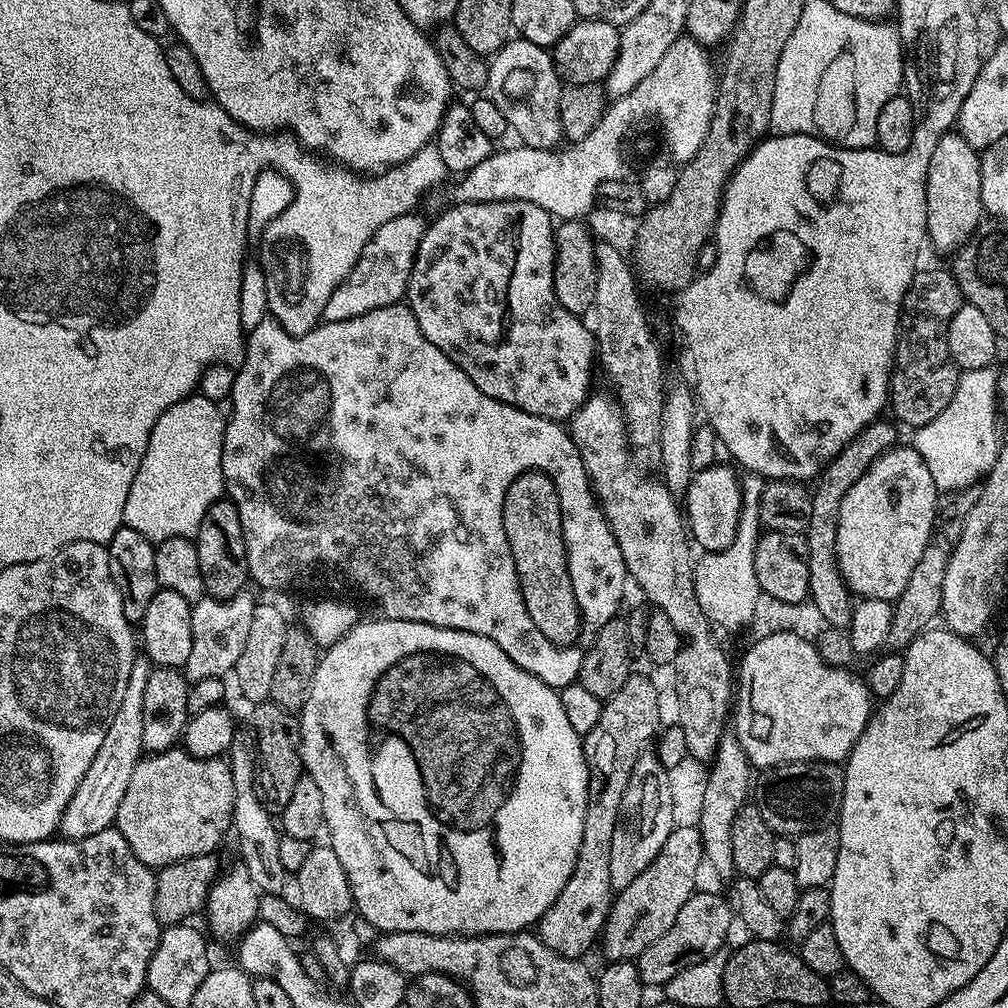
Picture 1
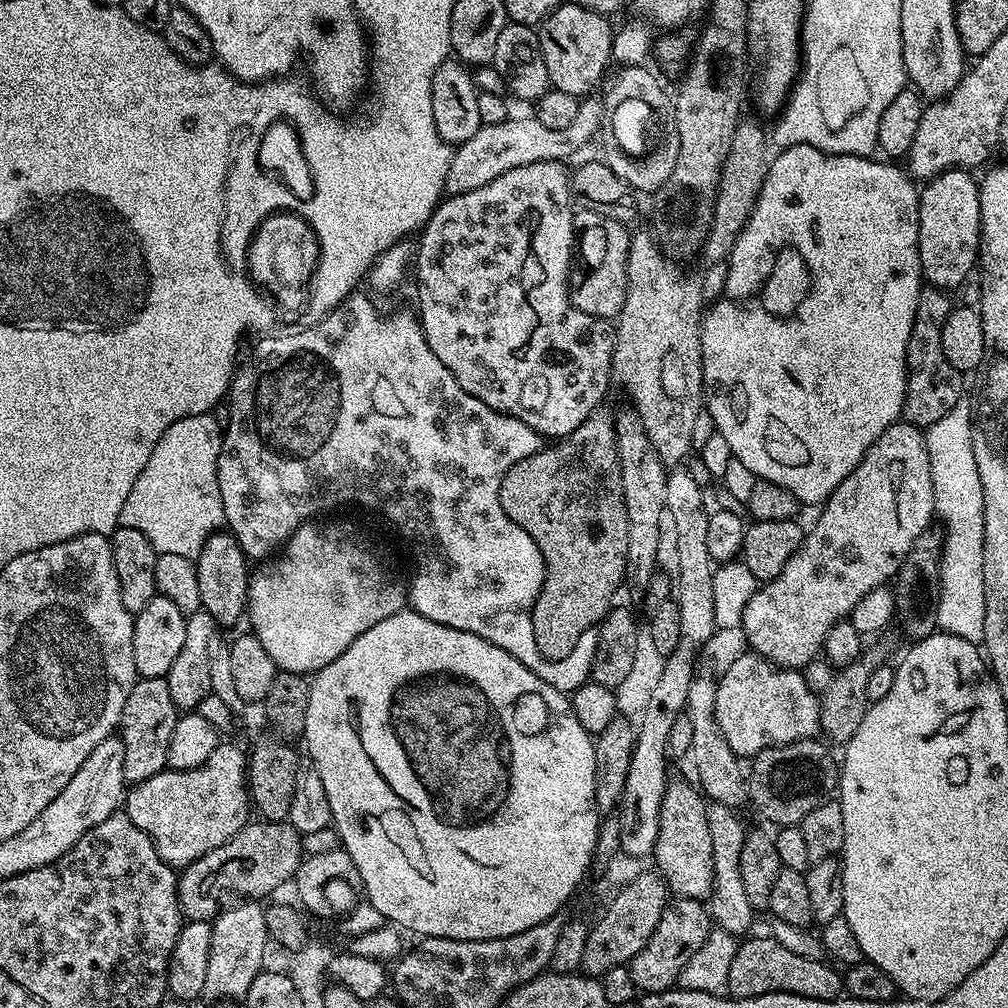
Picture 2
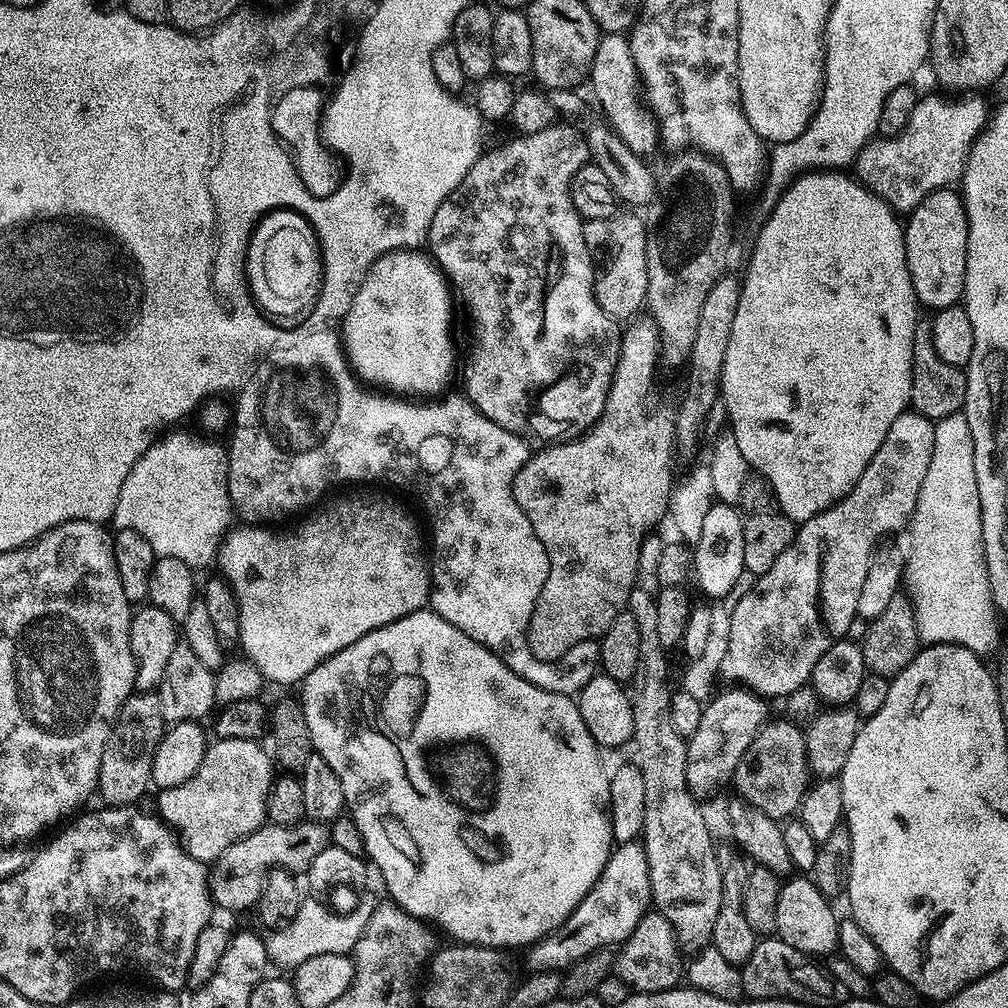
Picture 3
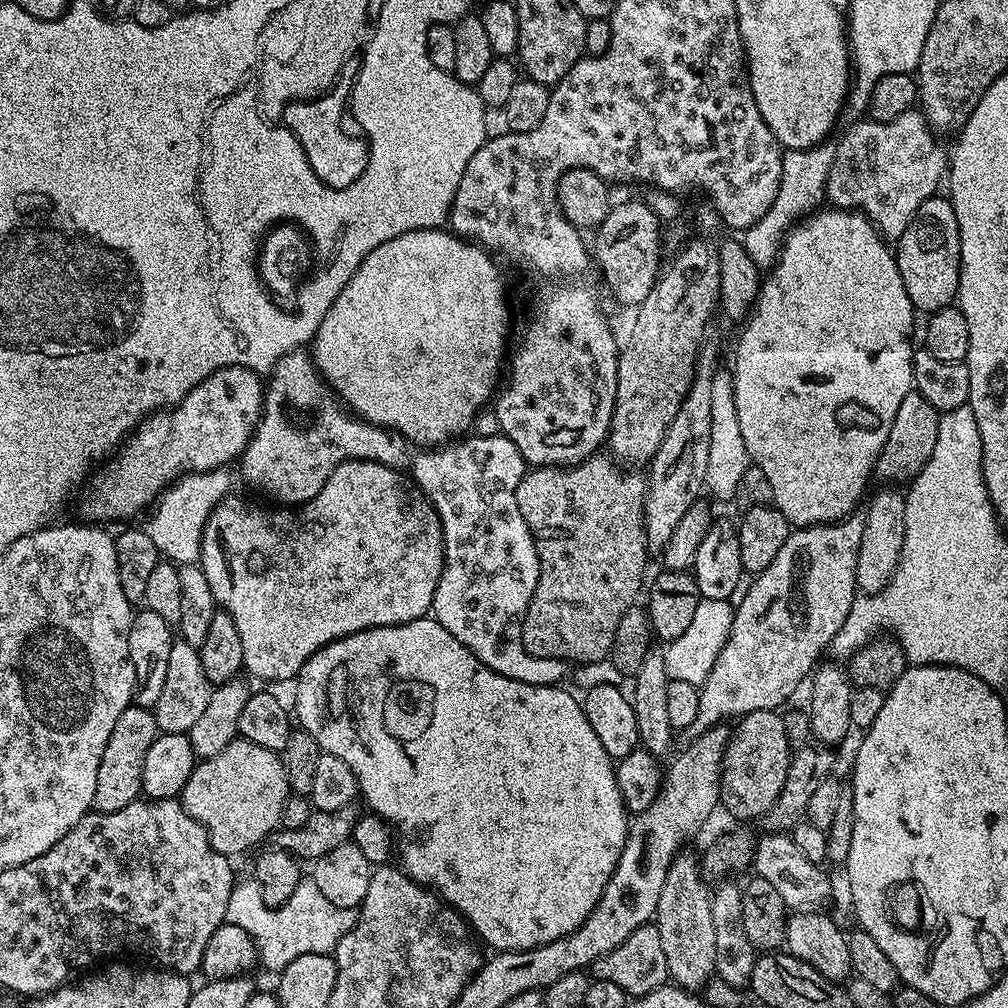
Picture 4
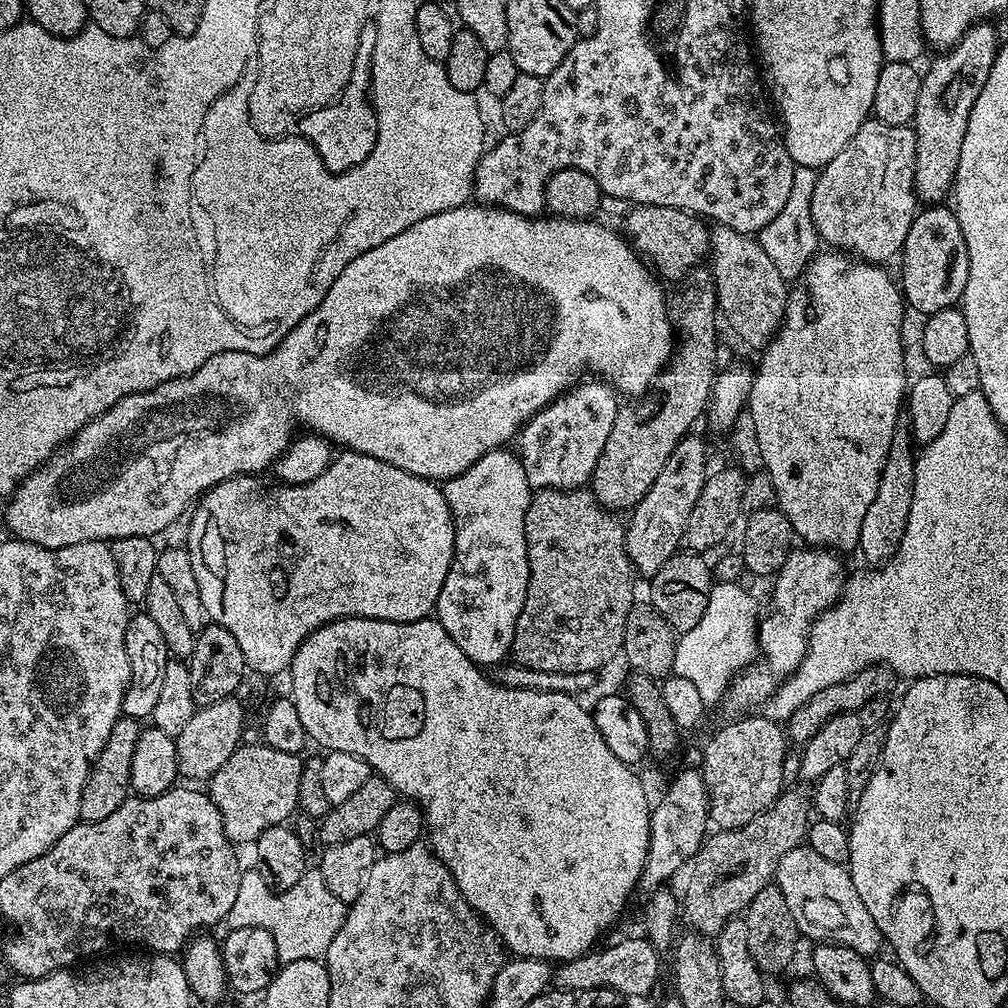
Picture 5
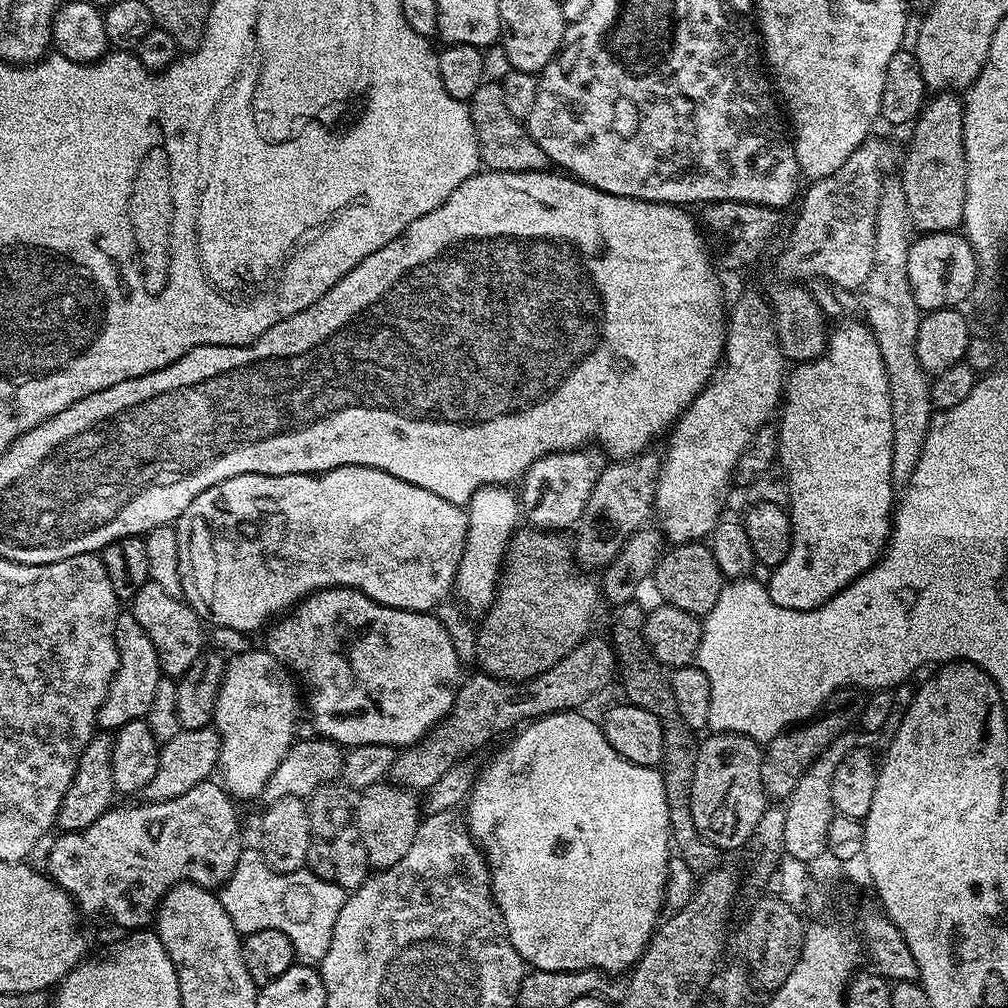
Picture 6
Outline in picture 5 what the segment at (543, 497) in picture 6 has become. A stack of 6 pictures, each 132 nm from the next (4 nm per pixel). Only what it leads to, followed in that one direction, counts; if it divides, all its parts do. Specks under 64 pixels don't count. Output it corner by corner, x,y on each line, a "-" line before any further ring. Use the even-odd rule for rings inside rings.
588,379
569,388
564,395
547,404
540,412
535,412
520,429
518,455
526,470
529,488
533,490
557,488
563,492
568,492
571,488
585,487
591,481
594,466
598,462
598,458
602,458
602,446
606,446
606,438
610,438
610,430
614,426
618,396
612,385
603,379

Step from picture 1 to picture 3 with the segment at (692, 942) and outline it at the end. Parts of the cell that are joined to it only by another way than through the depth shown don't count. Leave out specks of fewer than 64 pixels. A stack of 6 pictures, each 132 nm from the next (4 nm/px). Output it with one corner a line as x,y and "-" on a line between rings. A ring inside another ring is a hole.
649,910
642,918
642,922
638,922
638,926
634,926
630,938
619,945
614,956
614,972
615,975
622,978
622,982
628,984
632,992
665,992
667,988
675,988
681,983
686,960
680,957
680,952
682,953
682,945
676,939
676,931
672,923
660,912

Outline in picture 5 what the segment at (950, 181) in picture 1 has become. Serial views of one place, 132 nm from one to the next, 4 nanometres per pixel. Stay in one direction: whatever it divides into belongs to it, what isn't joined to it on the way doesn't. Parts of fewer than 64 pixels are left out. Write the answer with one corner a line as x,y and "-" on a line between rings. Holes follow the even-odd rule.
924,206
919,209
910,226
910,234
906,234
906,242
902,249
904,260
904,284
902,280
902,295
907,307
916,312
924,312
925,317
933,316
938,310
946,310
961,303
966,290
968,277
968,255
966,242
962,238
962,226
958,226
958,218
951,207

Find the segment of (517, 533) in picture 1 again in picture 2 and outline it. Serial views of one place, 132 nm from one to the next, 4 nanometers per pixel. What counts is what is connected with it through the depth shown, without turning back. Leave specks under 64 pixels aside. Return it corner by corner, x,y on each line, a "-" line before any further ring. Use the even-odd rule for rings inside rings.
597,411
578,430
553,444
553,448
541,447
530,458
522,458
522,462
514,462
506,470
500,483
500,501
508,517
534,538
536,552
541,556
542,579
532,607
534,642
546,658
561,660
578,646
578,638
596,628
614,607
612,599
628,570
628,511
616,453
616,425
611,415

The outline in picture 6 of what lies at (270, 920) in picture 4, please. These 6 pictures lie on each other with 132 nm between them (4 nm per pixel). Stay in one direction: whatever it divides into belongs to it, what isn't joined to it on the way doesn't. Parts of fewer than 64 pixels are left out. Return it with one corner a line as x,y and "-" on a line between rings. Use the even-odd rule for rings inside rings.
245,847
240,851
235,870
219,889
218,895
223,908
229,914
237,932
241,935
261,932
264,929
280,930
290,938
290,942
296,950
296,957
301,963
318,966
324,960
326,951
330,948
330,939
333,938
334,925
344,905
346,892
336,881
328,878
324,880
309,870
303,868
292,872
274,871
266,863
264,855
257,847

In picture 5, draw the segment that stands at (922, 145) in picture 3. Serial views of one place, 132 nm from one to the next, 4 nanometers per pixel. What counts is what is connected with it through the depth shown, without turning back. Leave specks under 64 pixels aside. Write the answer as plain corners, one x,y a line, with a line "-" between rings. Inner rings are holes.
870,118
863,124
858,130
858,134
854,134
854,138
850,138
850,142
846,142
846,147
830,163
825,164
823,168
819,169
816,177
814,194
810,198
810,214
812,215
812,222
816,227
816,232
820,235
821,241
829,249
839,250
853,258
859,258
861,261
877,266
883,265
885,263
883,260
888,260
891,256
899,257
906,242
906,234
910,234
910,226
914,222
918,211
918,197
916,194
916,183
914,182
915,157
916,134
909,125
890,126
875,118

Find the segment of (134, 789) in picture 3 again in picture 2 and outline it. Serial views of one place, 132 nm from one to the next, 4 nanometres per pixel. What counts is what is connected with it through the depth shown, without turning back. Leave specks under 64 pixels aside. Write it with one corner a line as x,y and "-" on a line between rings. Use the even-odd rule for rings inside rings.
165,677
140,678
122,706
122,718
118,725
118,735
124,743
122,770
129,785
141,784
146,778
165,771
170,750
170,734
178,719
174,698
170,698
170,688

